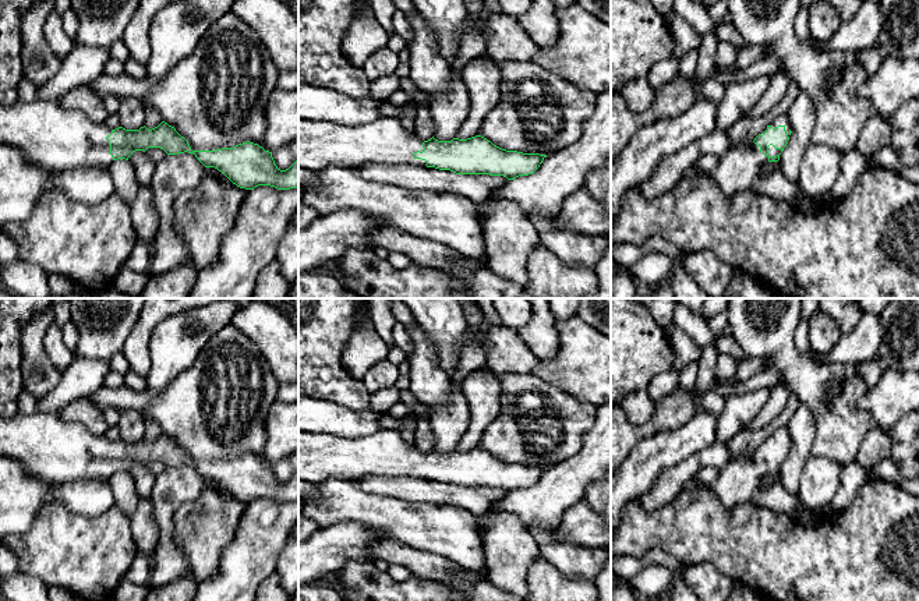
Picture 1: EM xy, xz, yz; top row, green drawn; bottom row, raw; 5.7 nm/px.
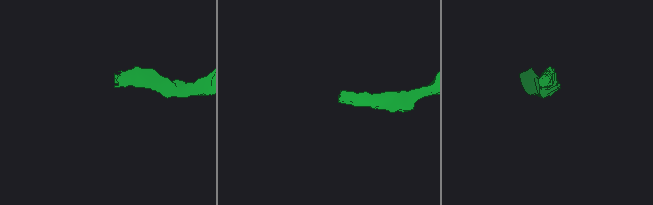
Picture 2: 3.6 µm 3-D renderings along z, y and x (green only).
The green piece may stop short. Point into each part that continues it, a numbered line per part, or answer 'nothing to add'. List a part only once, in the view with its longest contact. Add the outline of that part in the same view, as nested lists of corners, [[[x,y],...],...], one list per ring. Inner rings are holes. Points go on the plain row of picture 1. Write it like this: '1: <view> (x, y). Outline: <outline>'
1: yz (738, 480). Outline: [[[754,455],[732,457],[722,469],[715,481],[710,485],[720,503],[725,510],[731,510],[735,505],[750,502],[753,494],[759,489],[759,484],[770,469],[777,469],[781,462],[768,459],[768,467],[760,464],[760,459]]]

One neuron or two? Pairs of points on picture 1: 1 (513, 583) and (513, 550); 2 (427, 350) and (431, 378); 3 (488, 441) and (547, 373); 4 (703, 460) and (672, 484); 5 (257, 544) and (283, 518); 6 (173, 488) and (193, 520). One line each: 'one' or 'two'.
1: one
2: one
3: two
4: one
5: one
6: two

